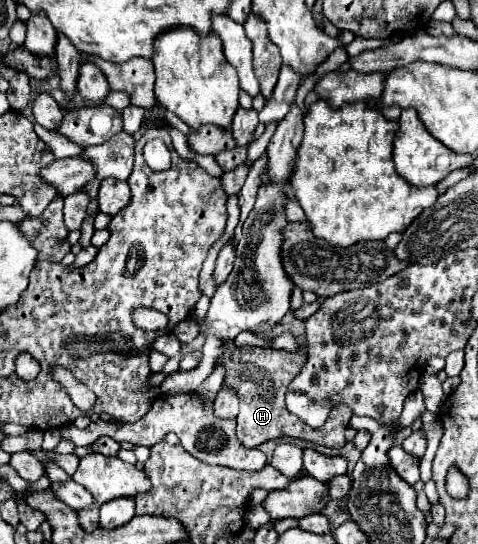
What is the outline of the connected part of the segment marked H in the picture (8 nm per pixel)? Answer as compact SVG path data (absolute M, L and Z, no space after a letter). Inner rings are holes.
M225 340L225 352L215 362L215 366L225 368L225 380L223 386L229 386L231 390L237 390L239 396L239 416L237 416L237 438L247 448L257 448L265 440L271 438L301 438L315 444L323 444L329 448L343 448L347 444L345 440L345 428L351 420L351 410L347 406L335 406L329 414L329 420L321 428L311 428L285 408L285 392L289 382L299 374L301 366L305 364L305 354L295 354L289 350L277 350L277 348L237 348L235 342Z

